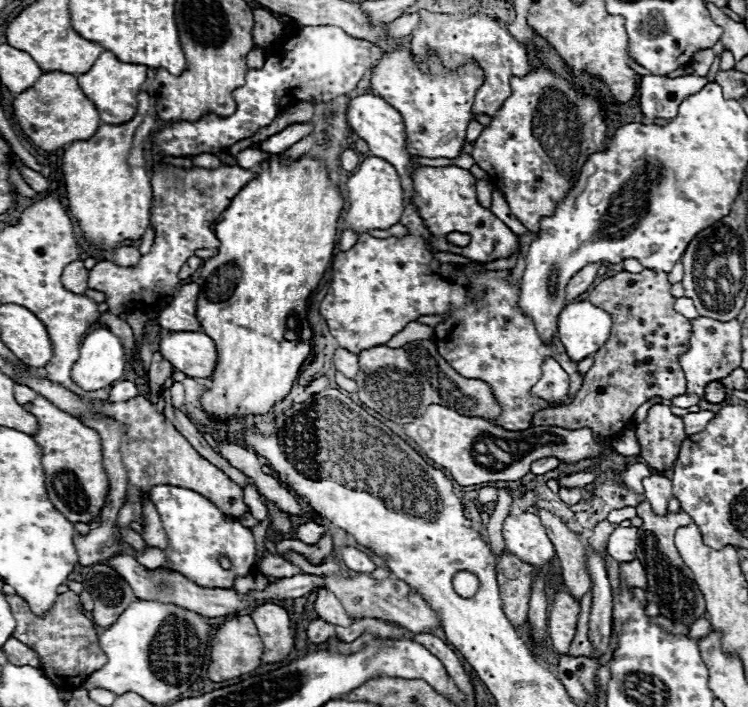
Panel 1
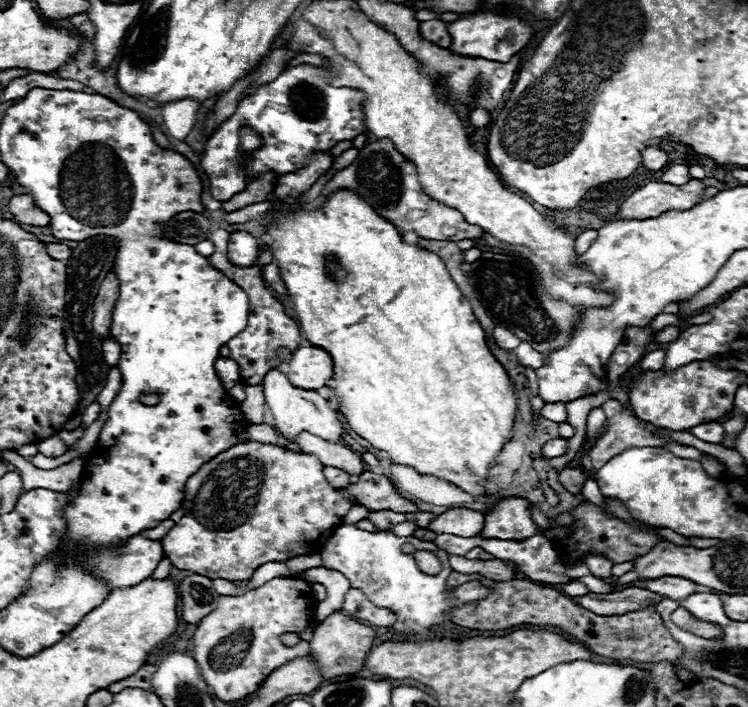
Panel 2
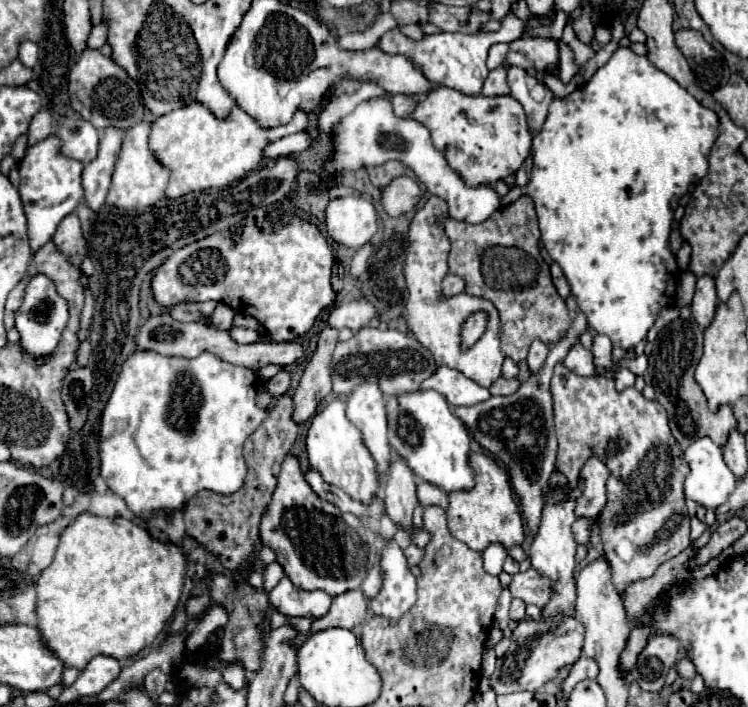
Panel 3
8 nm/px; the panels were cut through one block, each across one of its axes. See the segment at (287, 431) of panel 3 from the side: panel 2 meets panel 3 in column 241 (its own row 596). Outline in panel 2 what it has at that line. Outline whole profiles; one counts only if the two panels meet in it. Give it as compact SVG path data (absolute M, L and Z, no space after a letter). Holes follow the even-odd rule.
M452 572L448 576L448 588L456 588L464 582L480 580L484 586L492 590L492 602L472 602L452 612L452 622L458 626L466 626L472 630L488 630L498 632L522 624L534 626L552 626L560 628L570 634L574 640L586 644L592 652L612 658L612 660L634 660L634 662L662 662L662 660L676 660L682 652L680 644L674 642L668 628L664 626L660 614L654 606L626 612L622 616L598 616L590 610L584 610L570 596L558 592L556 588L534 584L530 580L510 580L510 582L496 582L482 574L460 574Z

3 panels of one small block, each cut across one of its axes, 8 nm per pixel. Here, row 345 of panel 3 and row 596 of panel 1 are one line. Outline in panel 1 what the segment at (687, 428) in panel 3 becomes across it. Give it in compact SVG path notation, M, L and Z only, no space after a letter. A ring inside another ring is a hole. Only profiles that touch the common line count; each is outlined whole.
M640 502L636 506L638 516L644 520L640 526L640 538L638 538L638 550L636 558L644 564L648 574L648 590L654 594L654 602L660 606L660 614L666 618L678 620L686 626L694 624L694 620L704 616L704 598L698 590L690 568L682 562L676 546L674 546L674 532L680 526L692 524L692 518L686 512L668 512L666 516L658 516L652 512L648 502Z

